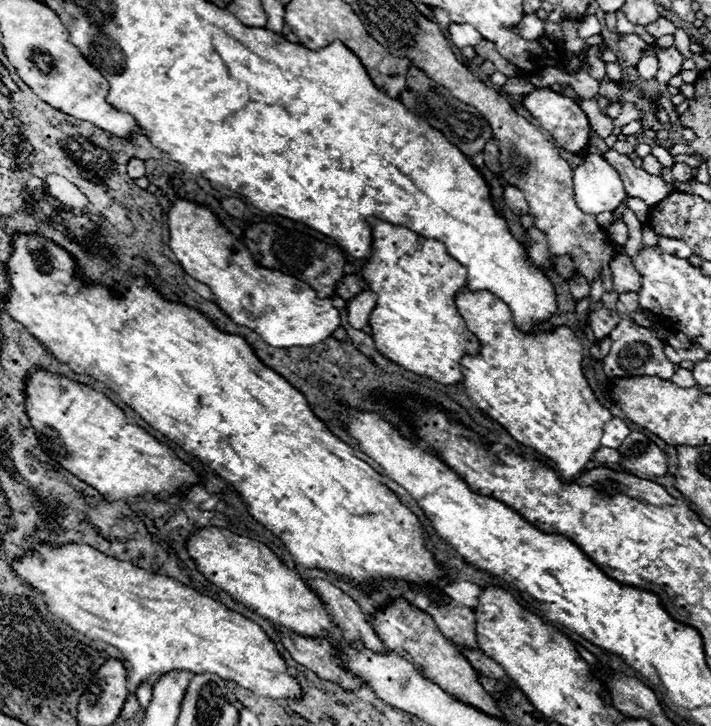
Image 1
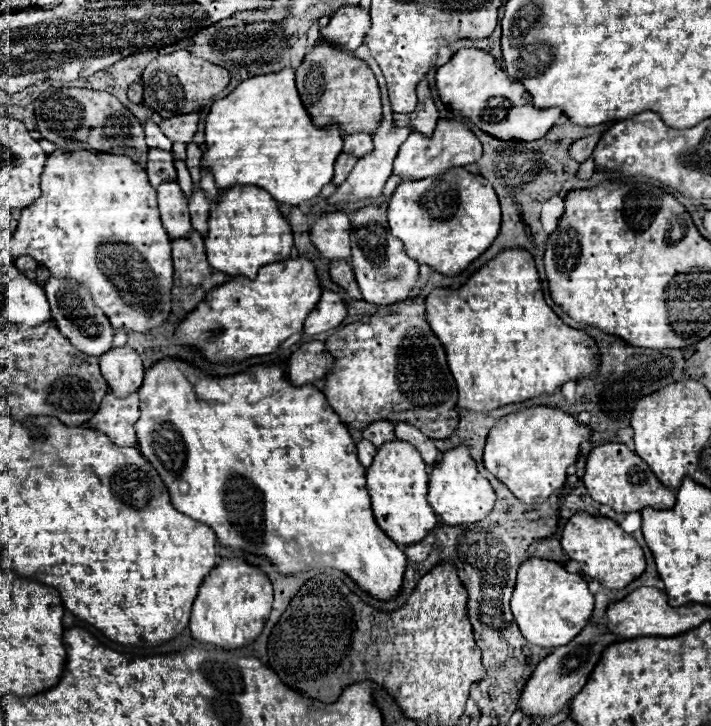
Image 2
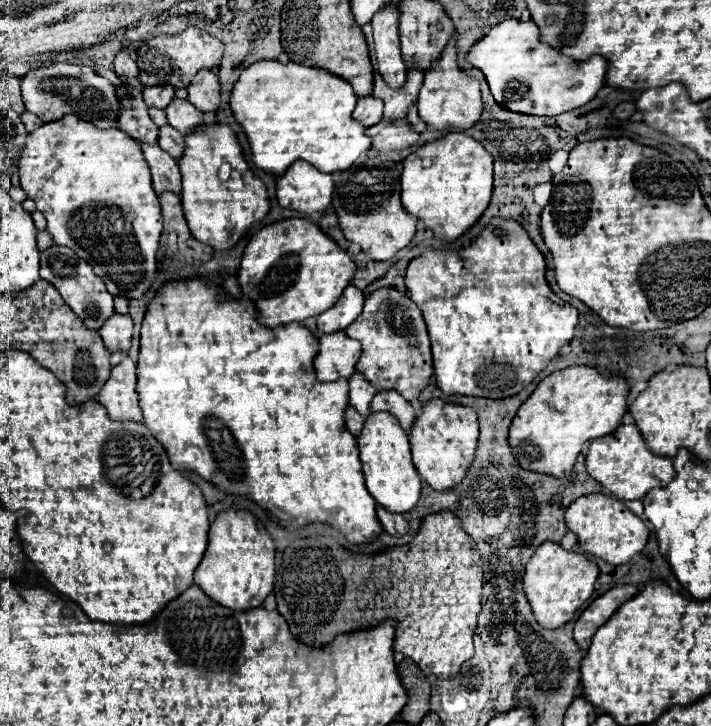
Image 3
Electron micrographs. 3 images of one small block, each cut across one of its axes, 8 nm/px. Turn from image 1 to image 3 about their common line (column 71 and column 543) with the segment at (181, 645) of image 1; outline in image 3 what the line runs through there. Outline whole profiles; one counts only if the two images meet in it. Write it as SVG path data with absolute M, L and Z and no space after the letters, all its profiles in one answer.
M544 542L526 564L524 574L524 592L528 596L528 602L532 604L536 620L548 630L560 628L562 624L572 620L580 606L594 594L598 574L598 566L584 554L568 552L556 542Z

